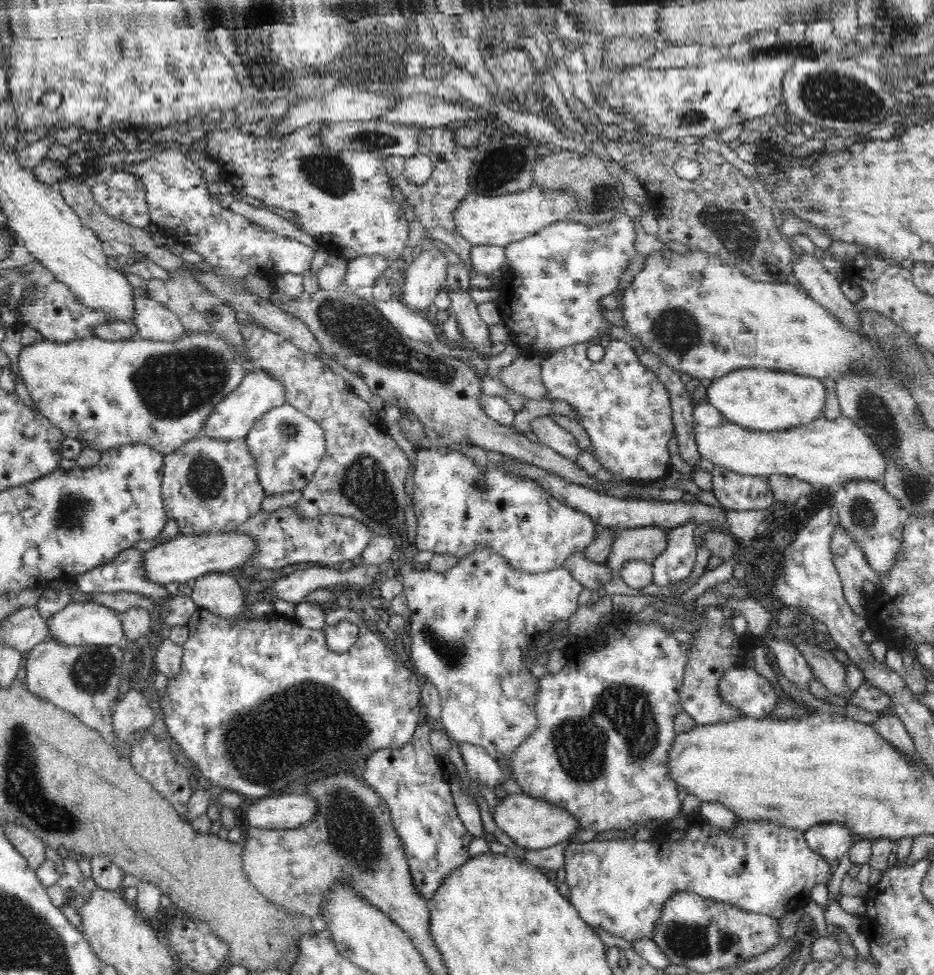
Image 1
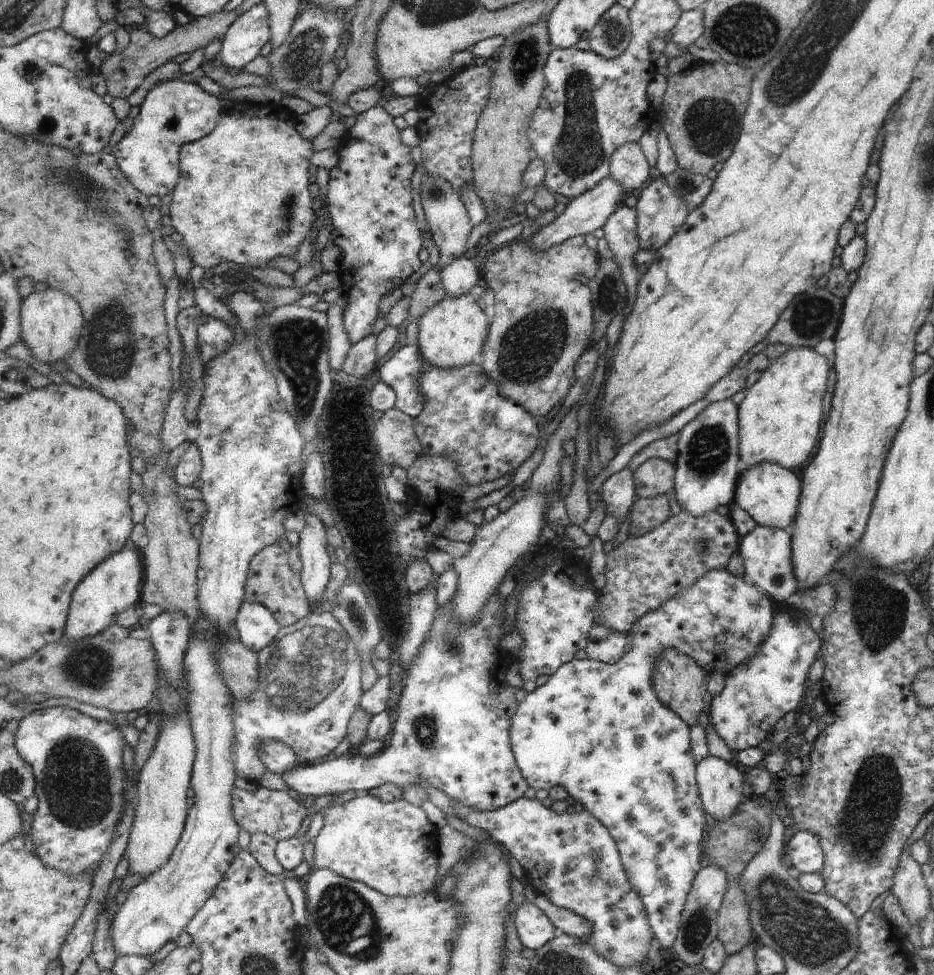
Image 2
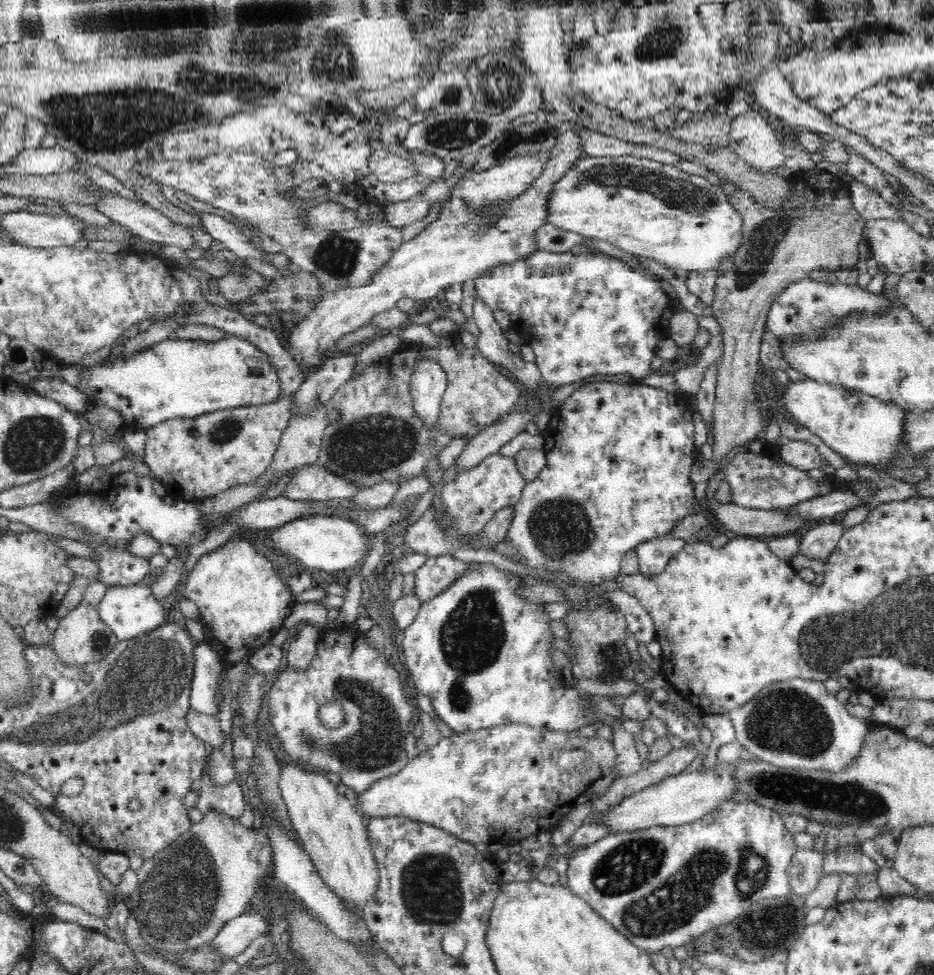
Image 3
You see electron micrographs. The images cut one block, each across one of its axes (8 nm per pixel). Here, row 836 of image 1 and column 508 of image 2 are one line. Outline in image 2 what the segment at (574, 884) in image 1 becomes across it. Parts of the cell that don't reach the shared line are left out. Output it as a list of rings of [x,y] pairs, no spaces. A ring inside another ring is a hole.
[[[495,591],[474,623],[460,623],[456,619],[453,599],[438,609],[428,641],[422,644],[416,661],[403,678],[400,701],[394,712],[397,717],[393,739],[379,756],[363,758],[356,752],[318,764],[297,765],[286,770],[282,780],[299,794],[315,797],[347,791],[368,793],[387,784],[405,788],[421,785],[424,781],[448,794],[453,801],[481,812],[496,811],[522,799],[530,784],[523,776],[510,744],[510,728],[520,702],[515,698],[516,688],[507,682],[507,670],[516,659],[501,647],[500,642],[506,635],[504,601]]]

